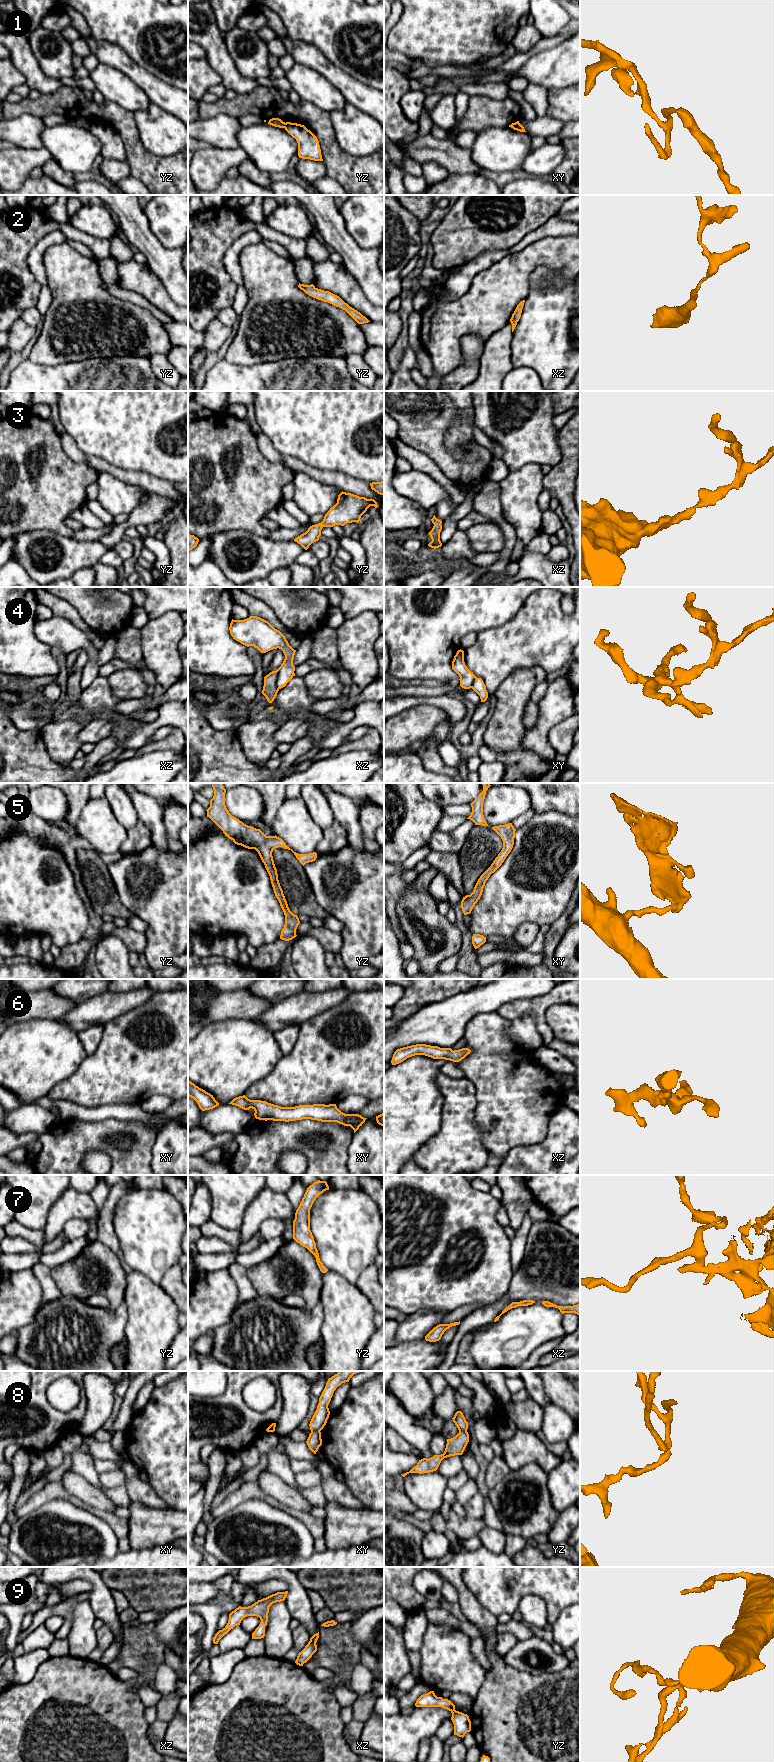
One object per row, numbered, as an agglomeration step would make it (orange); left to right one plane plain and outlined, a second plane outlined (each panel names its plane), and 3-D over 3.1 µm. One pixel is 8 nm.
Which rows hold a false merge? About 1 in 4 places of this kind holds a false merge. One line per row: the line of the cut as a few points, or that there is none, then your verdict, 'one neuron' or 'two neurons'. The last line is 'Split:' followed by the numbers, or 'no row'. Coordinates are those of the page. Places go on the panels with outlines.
1: cut yz (284, 123), (285, 127); two neurons
2: cut none; one neuron
3: cut none; one neuron
4: cut xz (276, 670), (278, 689); two neurons
5: cut none; one neuron
6: cut none; one neuron
7: cut none; one neuron
8: cut xy (319, 1430), (311, 1432); two neurons
9: cut none; one neuron
Split: 1, 4, 8

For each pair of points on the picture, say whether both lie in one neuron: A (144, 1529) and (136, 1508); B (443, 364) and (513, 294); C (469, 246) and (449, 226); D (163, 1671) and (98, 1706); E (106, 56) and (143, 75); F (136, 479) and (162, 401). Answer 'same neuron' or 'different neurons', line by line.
A: same neuron
B: same neuron
C: same neuron
D: different neurons
E: same neuron
F: different neurons

